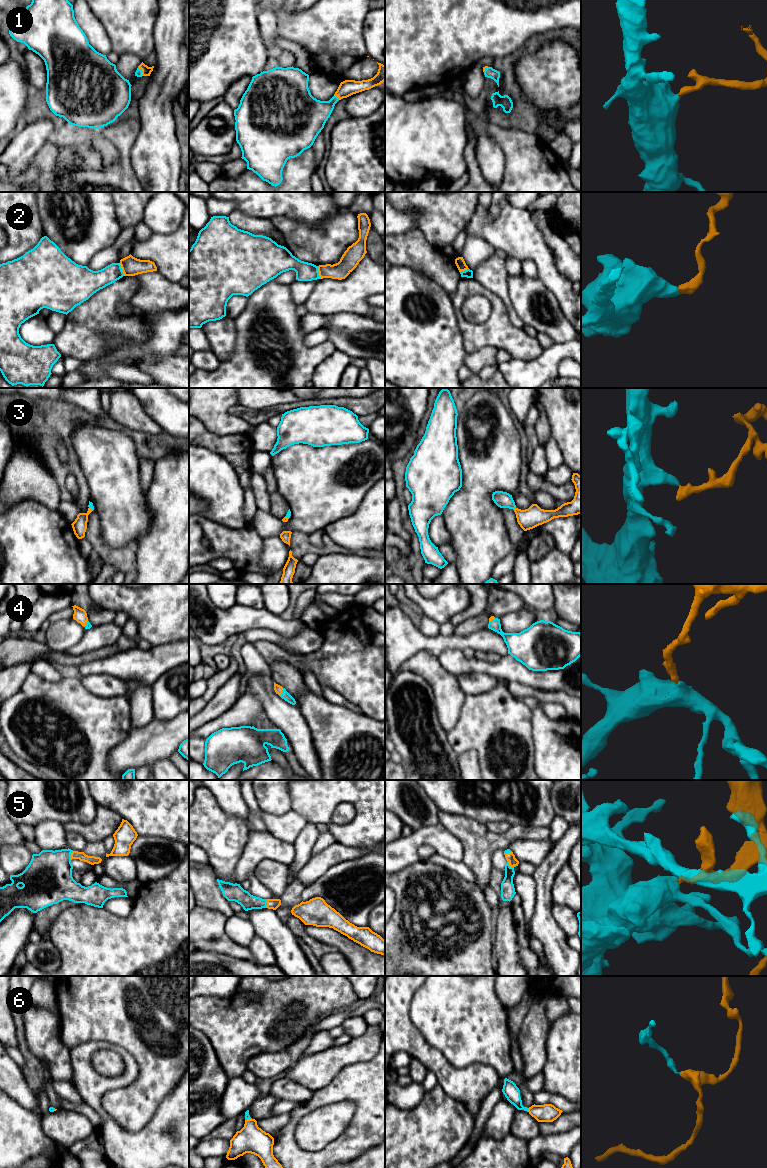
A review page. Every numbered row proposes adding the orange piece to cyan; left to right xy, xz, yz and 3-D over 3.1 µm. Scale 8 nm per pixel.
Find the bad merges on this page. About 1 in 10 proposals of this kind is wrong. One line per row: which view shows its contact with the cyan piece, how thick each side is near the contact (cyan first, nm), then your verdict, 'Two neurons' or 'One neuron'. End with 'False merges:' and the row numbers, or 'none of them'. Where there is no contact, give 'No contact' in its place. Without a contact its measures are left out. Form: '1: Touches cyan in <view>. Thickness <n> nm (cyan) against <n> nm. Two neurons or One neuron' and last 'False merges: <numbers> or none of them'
1: Touches cyan in xz. Thickness 260 nm (cyan) against 130 nm. One neuron
2: Touches cyan in xy. Thickness 170 nm (cyan) against 160 nm. Two neurons
3: Touches cyan in yz. Thickness 130 nm (cyan) against 160 nm. One neuron
4: Touches cyan in xz. Thickness 70 nm (cyan) against 70 nm. One neuron
5: Touches cyan in yz. Thickness 110 nm (cyan) against 70 nm. One neuron
6: Touches cyan in yz. Thickness 120 nm (cyan) against 140 nm. One neuron
False merges: 2

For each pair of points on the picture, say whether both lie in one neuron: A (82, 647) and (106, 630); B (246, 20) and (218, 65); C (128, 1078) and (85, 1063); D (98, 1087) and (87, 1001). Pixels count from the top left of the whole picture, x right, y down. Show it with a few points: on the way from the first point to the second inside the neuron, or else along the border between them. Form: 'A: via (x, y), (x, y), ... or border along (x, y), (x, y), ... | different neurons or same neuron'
A: via (88, 643), (100, 636) | same neuron
B: via (235, 31), (232, 34), (232, 38), (218, 54) | same neuron
C: via (116, 1081), (99, 1081), (93, 1075) | same neuron
D: border along (115, 1044), (102, 1040), (88, 1040), (70, 1049) | different neurons

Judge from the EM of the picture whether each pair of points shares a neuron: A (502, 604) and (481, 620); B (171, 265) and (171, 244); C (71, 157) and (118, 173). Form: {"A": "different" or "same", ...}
{"A": "same", "B": "same", "C": "different"}

